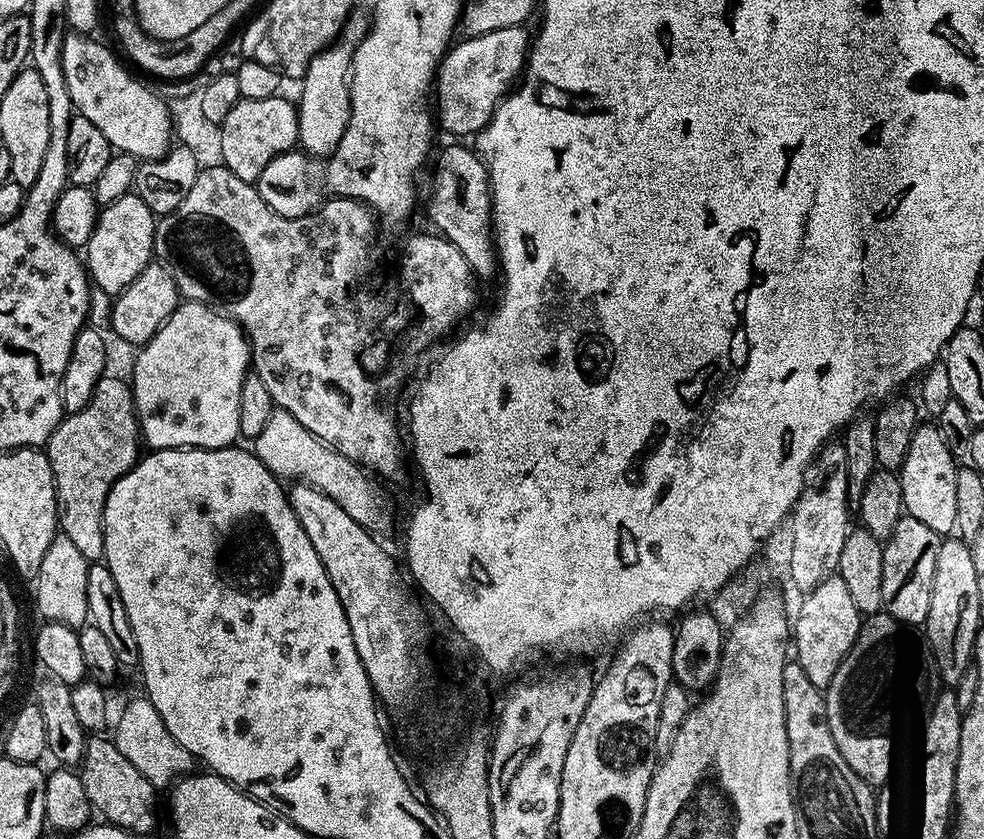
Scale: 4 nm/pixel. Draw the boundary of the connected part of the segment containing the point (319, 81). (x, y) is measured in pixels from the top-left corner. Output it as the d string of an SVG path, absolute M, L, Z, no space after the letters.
M337 42L311 60L308 73L302 77L304 89L298 99L300 117L299 147L313 158L327 158L340 145L342 134L352 114L352 56L353 45Z

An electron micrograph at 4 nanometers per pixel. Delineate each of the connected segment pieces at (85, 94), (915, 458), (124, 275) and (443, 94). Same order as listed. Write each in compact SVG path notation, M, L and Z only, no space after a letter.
M65 33L62 72L73 109L102 131L115 151L139 161L160 160L171 151L173 120L167 101L136 80L113 52L83 33Z
M932 422L921 423L914 430L904 464L898 469L905 513L939 534L951 533L956 526L954 509L958 507L958 490L954 487L957 467L957 457L942 442L940 429Z
M129 194L118 198L99 213L96 229L86 249L86 271L91 283L104 292L119 294L153 259L152 243L156 237L157 217L142 202L142 198Z
M514 25L481 36L469 36L461 44L453 43L445 52L436 70L434 112L439 127L452 135L449 137L475 137L491 122L496 107L524 75L530 51L530 32L528 36L526 29Z

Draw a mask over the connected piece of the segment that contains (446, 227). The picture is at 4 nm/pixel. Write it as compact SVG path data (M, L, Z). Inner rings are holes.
M448 142L434 156L436 169L432 172L432 193L428 196L428 220L435 231L449 240L470 262L473 272L481 281L498 272L498 257L492 223L492 181L488 178L488 166L475 151L463 148L463 143Z

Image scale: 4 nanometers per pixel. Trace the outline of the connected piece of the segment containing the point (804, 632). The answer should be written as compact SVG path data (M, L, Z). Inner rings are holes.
M839 574L832 575L805 595L802 612L794 623L794 660L802 666L802 670L806 670L814 686L828 689L838 666L860 635L861 627L858 606L854 606L846 590L846 582L842 582Z

